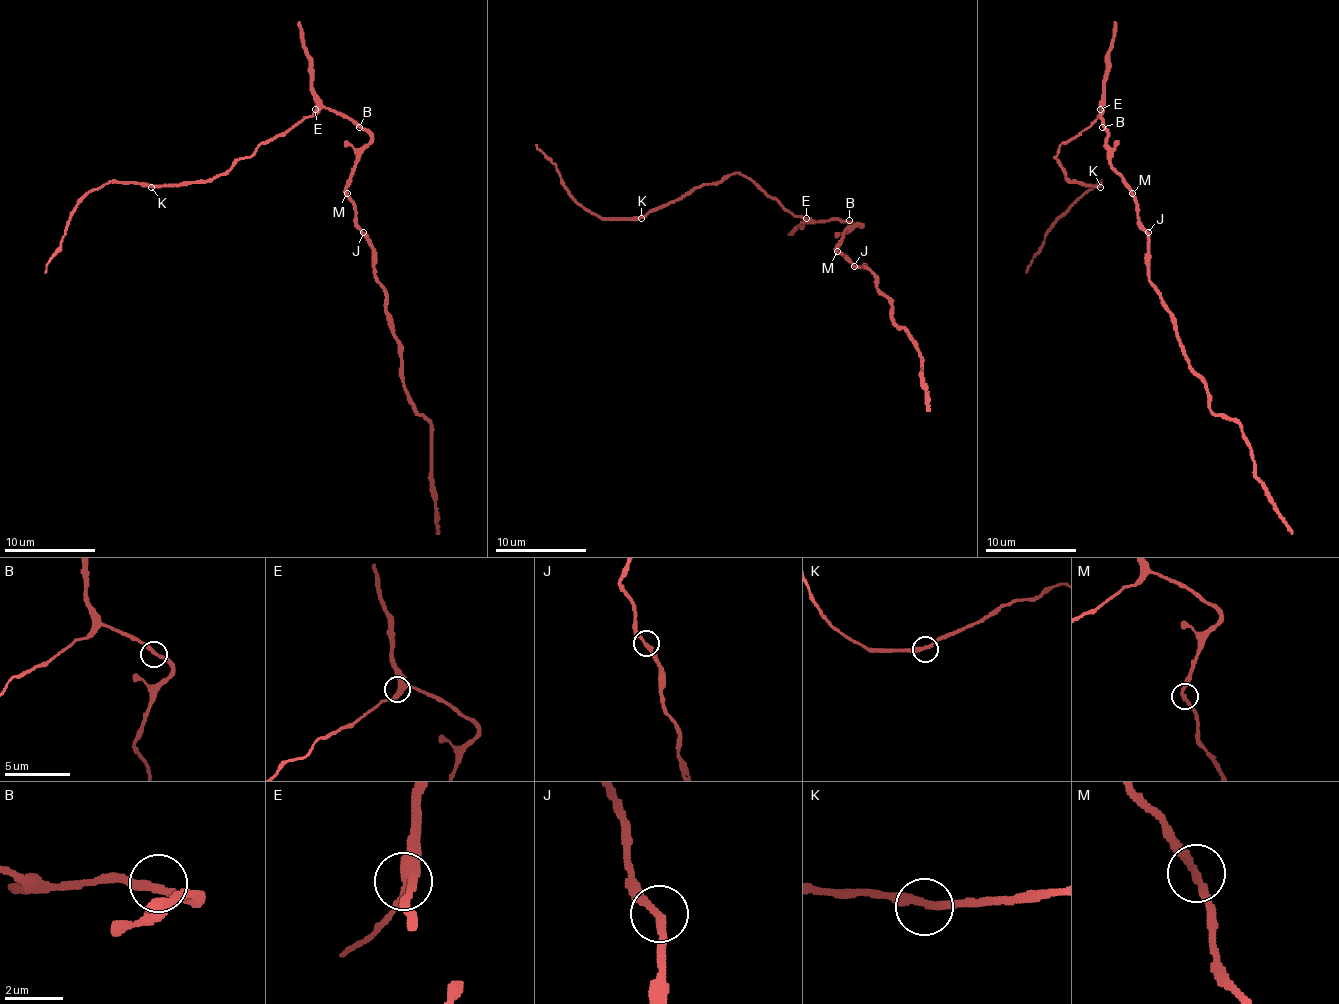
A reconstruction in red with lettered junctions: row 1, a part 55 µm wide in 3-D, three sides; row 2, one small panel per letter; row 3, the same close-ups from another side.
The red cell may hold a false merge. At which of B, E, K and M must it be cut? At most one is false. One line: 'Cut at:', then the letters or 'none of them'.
Cut at: none of them

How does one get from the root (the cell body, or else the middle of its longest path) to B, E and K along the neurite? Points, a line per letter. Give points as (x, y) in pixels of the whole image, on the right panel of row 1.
B: (1111, 148), (1102, 127)
E: (1111, 148), (1106, 143), (1100, 109)
K: (1111, 148), (1106, 143), (1102, 109), (1088, 127), (1068, 139), (1054, 157), (1072, 182), (1100, 187)

